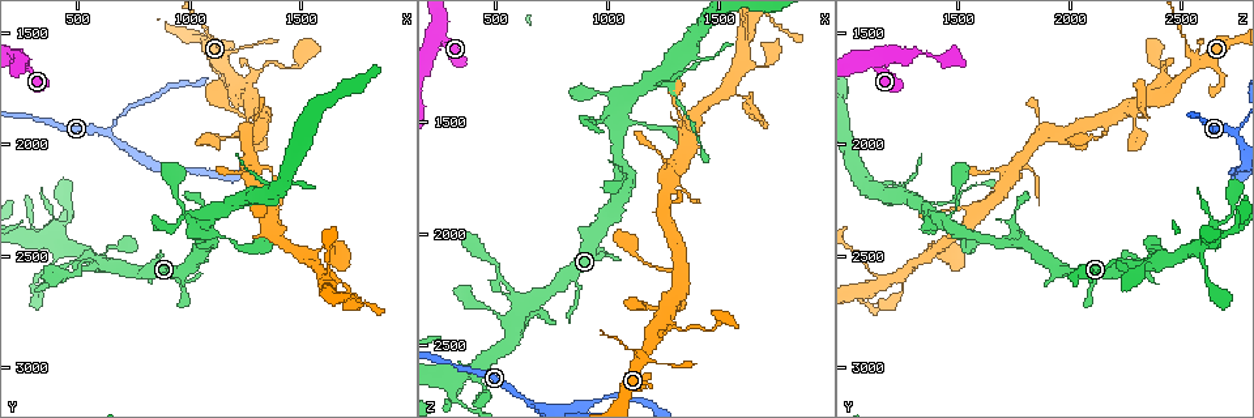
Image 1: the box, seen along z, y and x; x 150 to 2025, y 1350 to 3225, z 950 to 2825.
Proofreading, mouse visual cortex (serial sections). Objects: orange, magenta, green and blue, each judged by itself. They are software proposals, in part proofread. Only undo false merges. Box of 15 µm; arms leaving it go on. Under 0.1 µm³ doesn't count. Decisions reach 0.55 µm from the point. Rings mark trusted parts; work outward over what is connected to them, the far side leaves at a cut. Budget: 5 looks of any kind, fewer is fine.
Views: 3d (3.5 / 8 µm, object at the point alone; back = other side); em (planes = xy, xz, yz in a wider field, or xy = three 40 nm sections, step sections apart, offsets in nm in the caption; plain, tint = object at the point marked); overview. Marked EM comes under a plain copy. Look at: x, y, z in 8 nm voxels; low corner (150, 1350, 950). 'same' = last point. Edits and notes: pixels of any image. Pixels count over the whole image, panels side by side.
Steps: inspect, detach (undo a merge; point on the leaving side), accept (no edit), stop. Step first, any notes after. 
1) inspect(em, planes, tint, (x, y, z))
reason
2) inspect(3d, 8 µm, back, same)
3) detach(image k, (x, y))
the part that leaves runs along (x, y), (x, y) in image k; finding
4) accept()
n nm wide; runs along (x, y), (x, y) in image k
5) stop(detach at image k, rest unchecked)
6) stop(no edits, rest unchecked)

inspect(3d, 3.5 µm, back, (630, 1950, 2740))

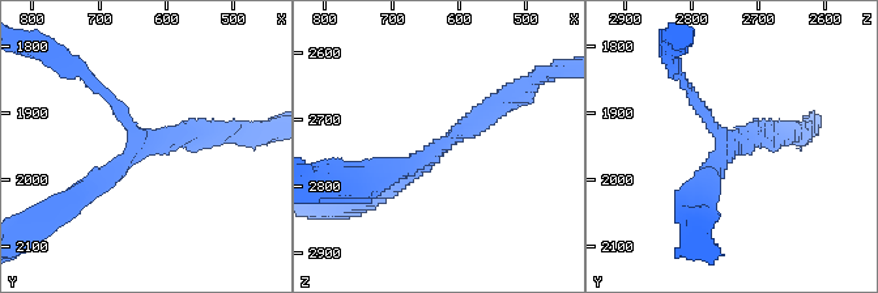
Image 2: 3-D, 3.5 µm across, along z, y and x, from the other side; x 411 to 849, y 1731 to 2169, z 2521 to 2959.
accept()
continuous, no second cell

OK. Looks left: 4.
inspect(3d, 8 µm, (1150, 1590, 2540))
abrupt turn

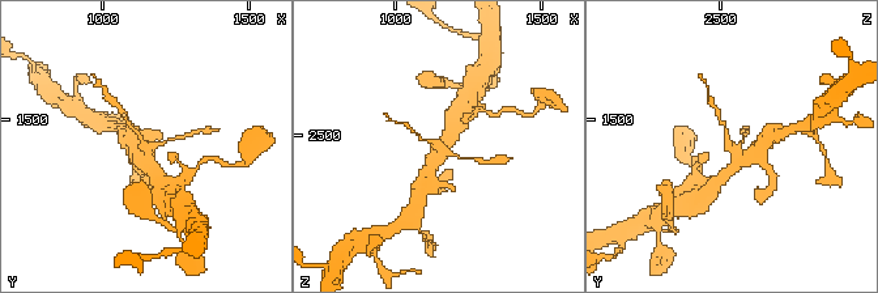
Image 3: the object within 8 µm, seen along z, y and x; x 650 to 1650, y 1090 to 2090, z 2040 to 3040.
inspect(em, planes, tint, (1140, 1590, 2540))
arms of 100, 350 nm; need the tissue

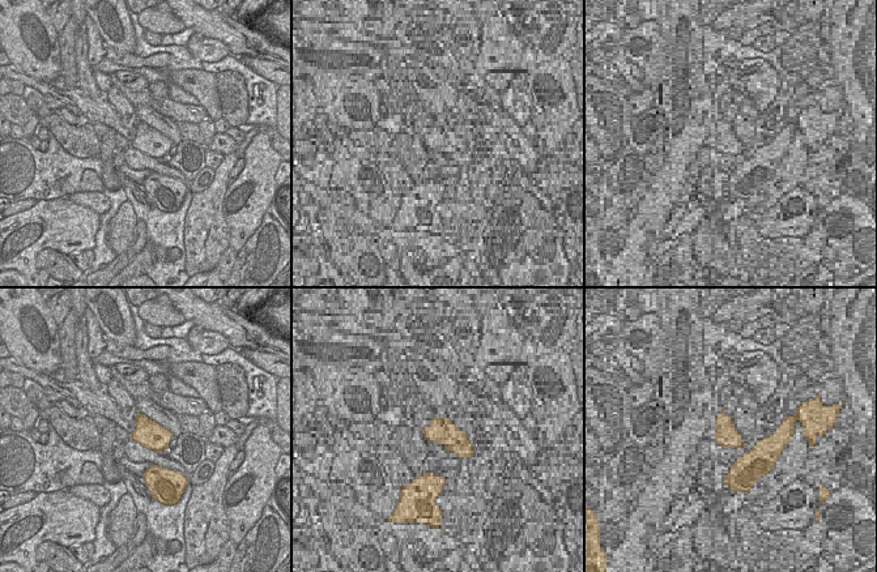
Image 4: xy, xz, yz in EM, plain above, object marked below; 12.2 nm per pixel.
accept()
runs along (755, 152), (732, 149), (719, 117) in image 3; one cell here

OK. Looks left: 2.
stop(no edits, rest unchecked)

